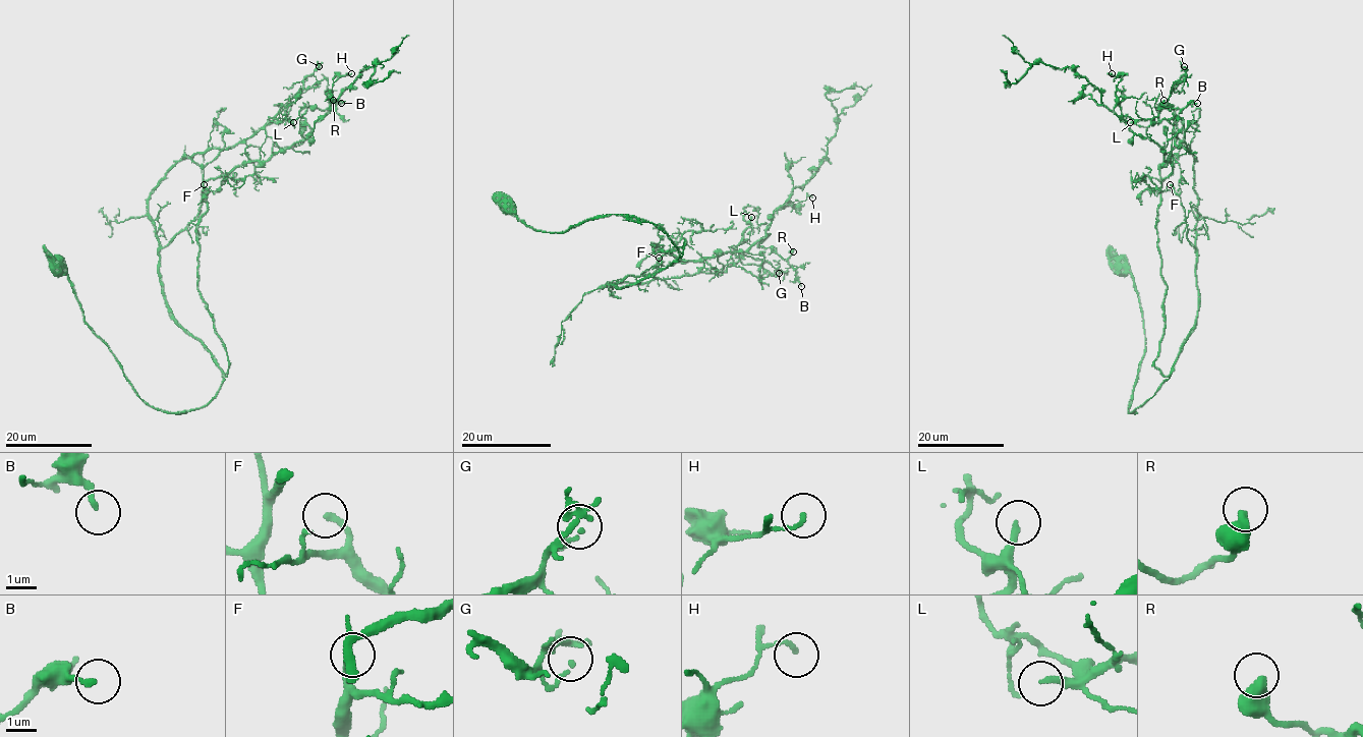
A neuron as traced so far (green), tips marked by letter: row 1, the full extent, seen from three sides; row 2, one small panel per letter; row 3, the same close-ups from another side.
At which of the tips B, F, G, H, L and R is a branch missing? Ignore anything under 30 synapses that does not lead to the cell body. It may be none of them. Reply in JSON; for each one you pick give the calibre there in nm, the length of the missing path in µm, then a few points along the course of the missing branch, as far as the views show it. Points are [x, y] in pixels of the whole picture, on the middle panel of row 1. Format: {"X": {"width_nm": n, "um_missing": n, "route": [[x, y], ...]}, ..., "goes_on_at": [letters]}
{"F": {"width_nm": 200, "um_missing": 35, "route": [[659, 258], [664, 259], [675, 250], [692, 266], [695, 280], [707, 281], [705, 285]]}, "L": {"width_nm": 220, "um_missing": 20, "route": [[751, 217], [765, 206], [767, 199], [786, 176], [795, 175], [803, 166]]}, "goes_on_at": ["F", "L"]}

